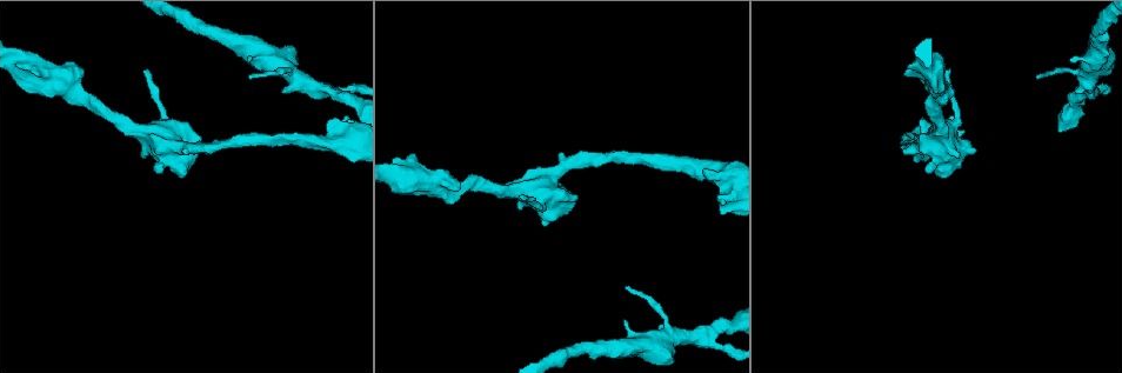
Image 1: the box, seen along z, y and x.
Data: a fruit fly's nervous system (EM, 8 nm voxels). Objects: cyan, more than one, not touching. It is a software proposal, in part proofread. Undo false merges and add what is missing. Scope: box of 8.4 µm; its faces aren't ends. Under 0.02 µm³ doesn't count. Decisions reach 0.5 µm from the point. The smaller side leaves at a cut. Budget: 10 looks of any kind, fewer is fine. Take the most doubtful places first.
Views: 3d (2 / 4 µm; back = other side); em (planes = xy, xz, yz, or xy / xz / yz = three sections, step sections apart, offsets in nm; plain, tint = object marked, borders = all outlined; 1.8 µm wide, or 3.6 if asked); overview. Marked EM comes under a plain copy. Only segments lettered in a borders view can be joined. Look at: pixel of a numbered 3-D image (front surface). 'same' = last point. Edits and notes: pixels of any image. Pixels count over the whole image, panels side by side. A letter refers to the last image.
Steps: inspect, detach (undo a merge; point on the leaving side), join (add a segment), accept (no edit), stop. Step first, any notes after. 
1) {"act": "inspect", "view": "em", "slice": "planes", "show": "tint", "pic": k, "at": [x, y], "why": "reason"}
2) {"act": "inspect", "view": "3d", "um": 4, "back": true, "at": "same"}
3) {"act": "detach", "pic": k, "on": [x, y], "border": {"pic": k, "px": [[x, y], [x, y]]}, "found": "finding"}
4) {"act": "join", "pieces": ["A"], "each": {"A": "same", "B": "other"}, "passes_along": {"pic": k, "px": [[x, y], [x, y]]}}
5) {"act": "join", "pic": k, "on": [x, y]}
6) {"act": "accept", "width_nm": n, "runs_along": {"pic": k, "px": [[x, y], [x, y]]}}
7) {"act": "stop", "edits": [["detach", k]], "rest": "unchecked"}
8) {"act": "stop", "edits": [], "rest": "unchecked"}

{"act": "inspect", "view": "3d", "um": 2, "pic": 1, "at": [330, 87], "why": "three arms meet"}

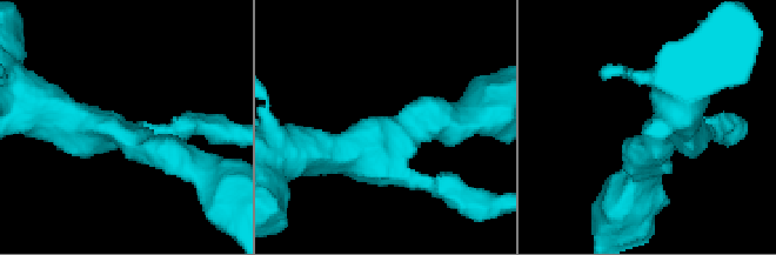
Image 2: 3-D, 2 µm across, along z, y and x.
{"act": "inspect", "view": "em", "um": 3.6, "slice": "yz", "step": 8, "show": "tint", "pic": 2, "at": [121, 129], "why": "need the tissue"}

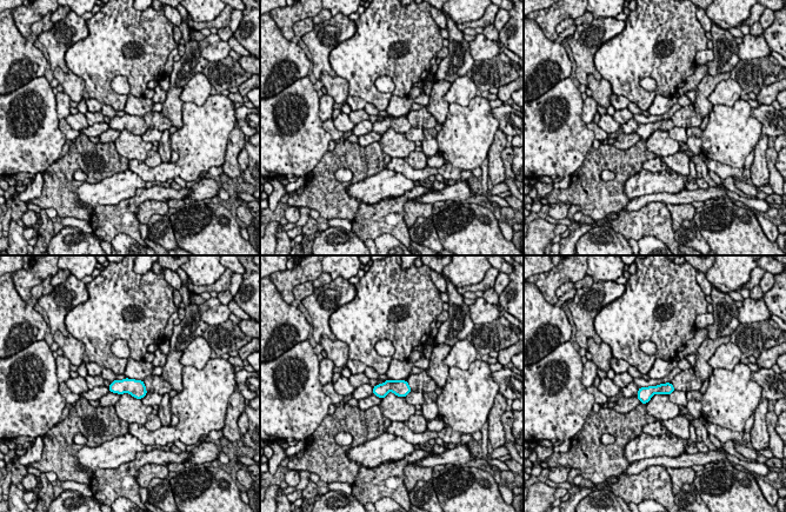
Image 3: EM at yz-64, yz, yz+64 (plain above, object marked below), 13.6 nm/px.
{"act": "inspect", "view": "em", "um": 3.6, "slice": "planes", "show": "borders", "at": "same", "why": "another direction"}

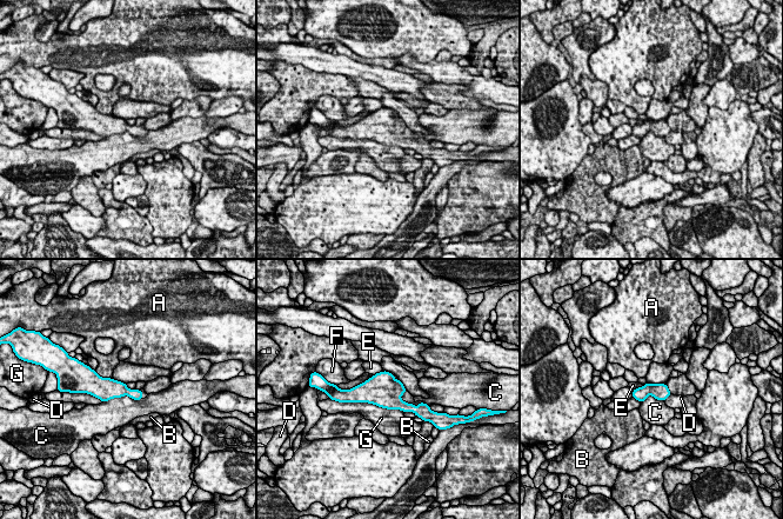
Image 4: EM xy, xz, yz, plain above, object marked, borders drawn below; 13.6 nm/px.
{"act": "accept", "longest_contact_nm": ["G", 750], "each": {"A": "other", "B": "other", "C": "other", "D": "other", "E": "other", "F": "other", "G": "other"}, "border": {"pic": 4, "px": [[142, 399], [121, 396], [102, 403]]}, "found": "continuous, no second neuron"}

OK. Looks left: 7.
{"act": "inspect", "view": "em", "slice": "xz", "step": 4, "show": "tint", "pic": 1, "at": [457, 190], "why": "an open end"}

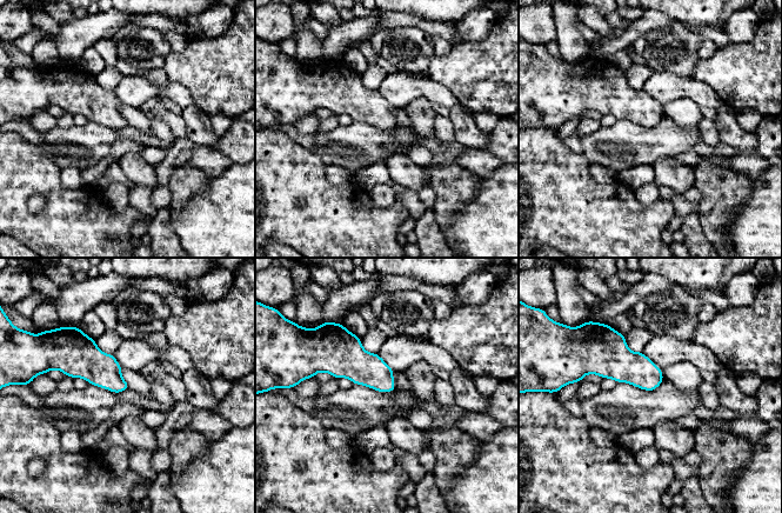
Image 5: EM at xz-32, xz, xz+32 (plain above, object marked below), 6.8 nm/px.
{"act": "inspect", "view": "em", "slice": "planes", "show": "borders", "at": "same"}

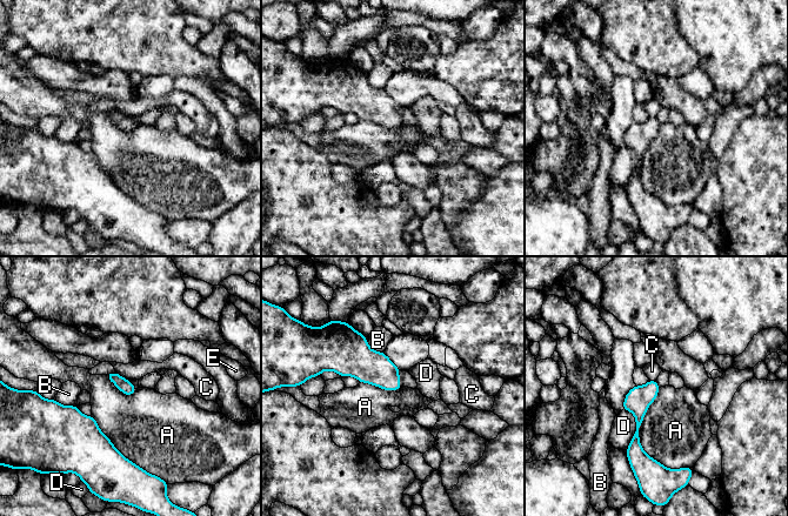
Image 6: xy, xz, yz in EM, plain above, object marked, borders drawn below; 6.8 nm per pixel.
{"act": "accept", "each": {"A": "other", "B": "other", "C": "other", "D": "other", "E": "other"}, "found": "no lettered segment goes on from it"}

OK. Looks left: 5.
{"act": "inspect", "view": "em", "slice": "xy", "step": 16, "show": "tint", "pic": 1, "at": [626, 288], "why": "branch stops here"}

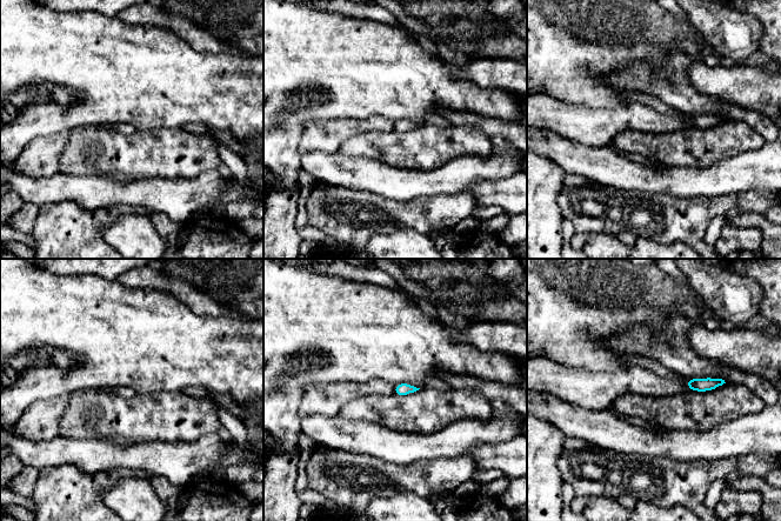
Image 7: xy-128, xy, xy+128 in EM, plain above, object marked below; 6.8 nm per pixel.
{"act": "inspect", "view": "em", "slice": "planes", "show": "borders", "at": "same"}

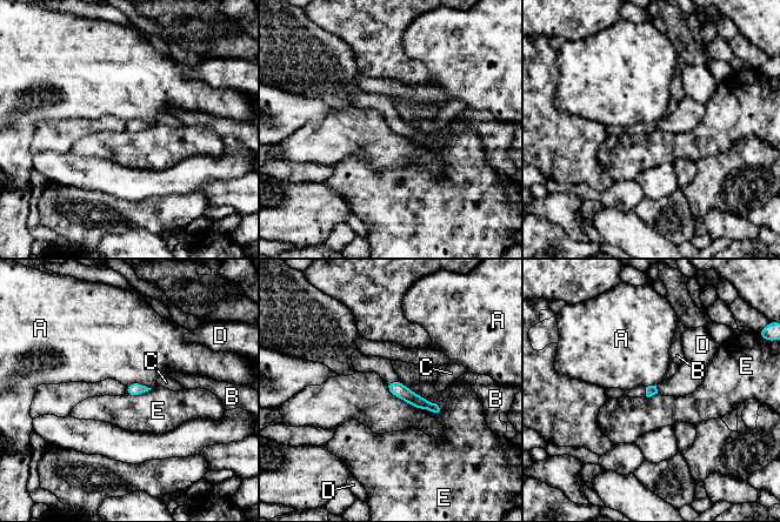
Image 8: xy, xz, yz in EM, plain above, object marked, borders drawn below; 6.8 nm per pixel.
{"act": "accept", "width_nm": 70, "each": {"A": "other", "B": "other", "C": "other", "D": "other", "E": "other"}, "runs_along": {"pic": 8, "px": [[390, 386], [435, 409]]}, "found": "no lettered segment goes on from it"}

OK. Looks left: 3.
{"act": "inspect", "view": "em", "slice": "planes", "show": "tint", "pic": 1, "at": [190, 148]}

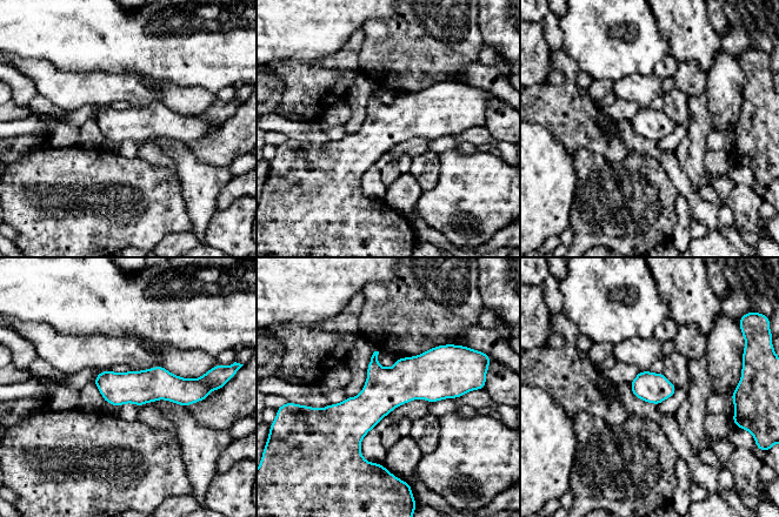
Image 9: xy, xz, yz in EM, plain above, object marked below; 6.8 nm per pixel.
{"act": "inspect", "view": "em", "slice": "planes", "show": "borders", "at": "same"}

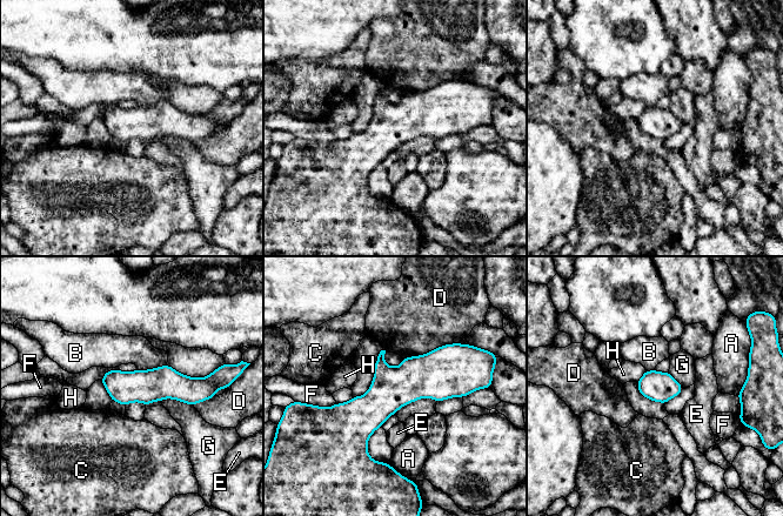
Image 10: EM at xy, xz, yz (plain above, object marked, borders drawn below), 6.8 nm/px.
{"act": "accept", "width_nm": 200, "each": {"A": "other", "B": "other", "C": "other", "D": "other", "E": "other", "F": "other", "G": "other", "H": "other"}, "border": {"pic": 10, "px": [[436, 401], [419, 399], [396, 413]]}, "found": "all the same neuron"}

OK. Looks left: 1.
{"act": "stop", "edits": [], "rest": "unchecked"}

